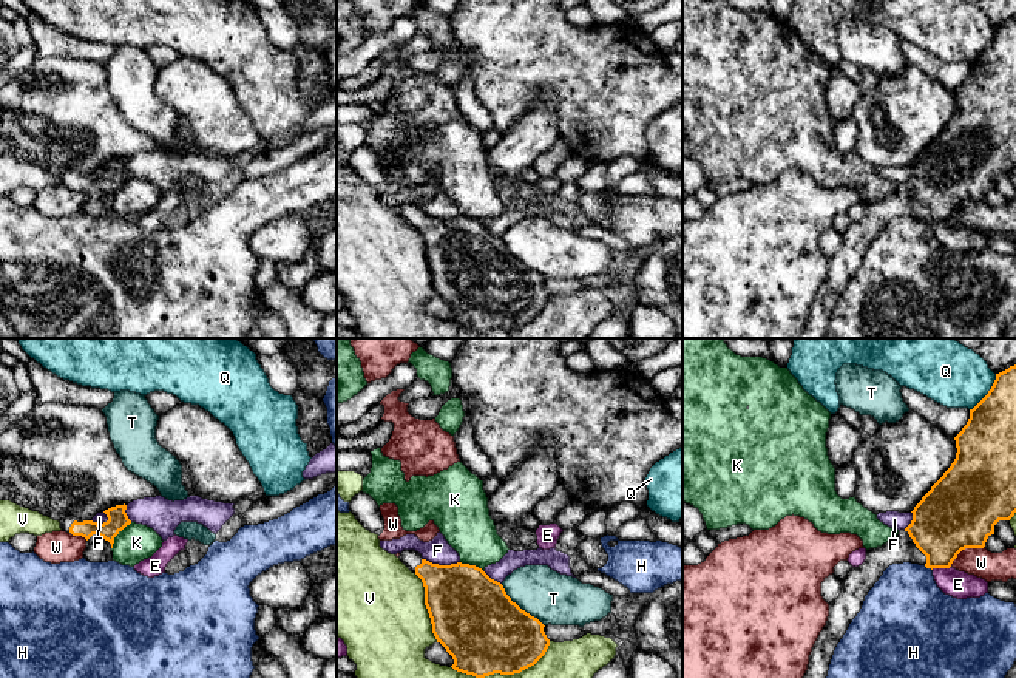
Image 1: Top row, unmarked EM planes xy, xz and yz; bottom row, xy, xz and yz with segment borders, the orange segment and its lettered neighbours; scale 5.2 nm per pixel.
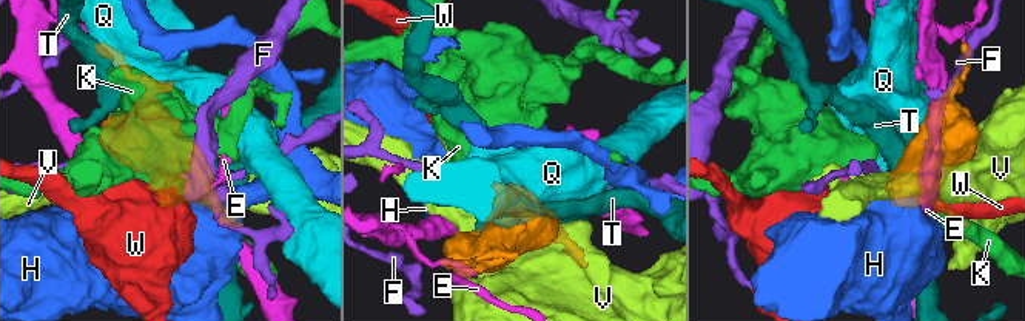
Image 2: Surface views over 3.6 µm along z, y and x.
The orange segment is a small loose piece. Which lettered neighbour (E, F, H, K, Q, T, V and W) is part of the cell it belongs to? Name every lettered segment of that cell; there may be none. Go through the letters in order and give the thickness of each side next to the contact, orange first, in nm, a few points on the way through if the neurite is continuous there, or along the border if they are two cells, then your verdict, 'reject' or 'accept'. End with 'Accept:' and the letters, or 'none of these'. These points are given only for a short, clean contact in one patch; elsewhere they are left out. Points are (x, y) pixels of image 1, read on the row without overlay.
E: 340 nm thick on the orange side, 140 nm on the other; reject
F: 380 nm thick on the orange side, 130 nm on the other; border along xz (423, 212), (439, 218), (459, 216); reject
H: 340 nm thick on the orange side, 420 nm on the other; border along yz (924, 220), (931, 224); reject
K: 110 nm thick on the orange side, 190 nm on the other; reject
Q: 280 nm thick on the orange side, 320 nm on the other; border along yz (996, 28), (992, 42), (970, 64); reject
T: 440 nm thick on the orange side, 260 nm on the other; reject
V: 420 nm thick on the orange side, 480 nm on the other; reject
W: 380 nm thick on the orange side, 150 nm on the other; reject
Accept: none of these

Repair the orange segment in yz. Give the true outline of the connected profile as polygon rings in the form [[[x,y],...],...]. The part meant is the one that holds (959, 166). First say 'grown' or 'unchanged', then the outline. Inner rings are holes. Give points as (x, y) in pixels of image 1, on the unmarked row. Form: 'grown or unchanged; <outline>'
grown; [[[1016,19],[996,28],[988,48],[970,63],[970,73],[954,91],[956,113],[943,130],[914,161],[913,175],[897,192],[866,204],[862,219],[842,233],[840,250],[829,258],[826,280],[820,286],[804,331],[798,338],[823,338],[834,304],[860,266],[865,250],[892,218],[919,218],[926,222],[950,222],[965,202],[984,202],[999,175],[1016,167]]]

